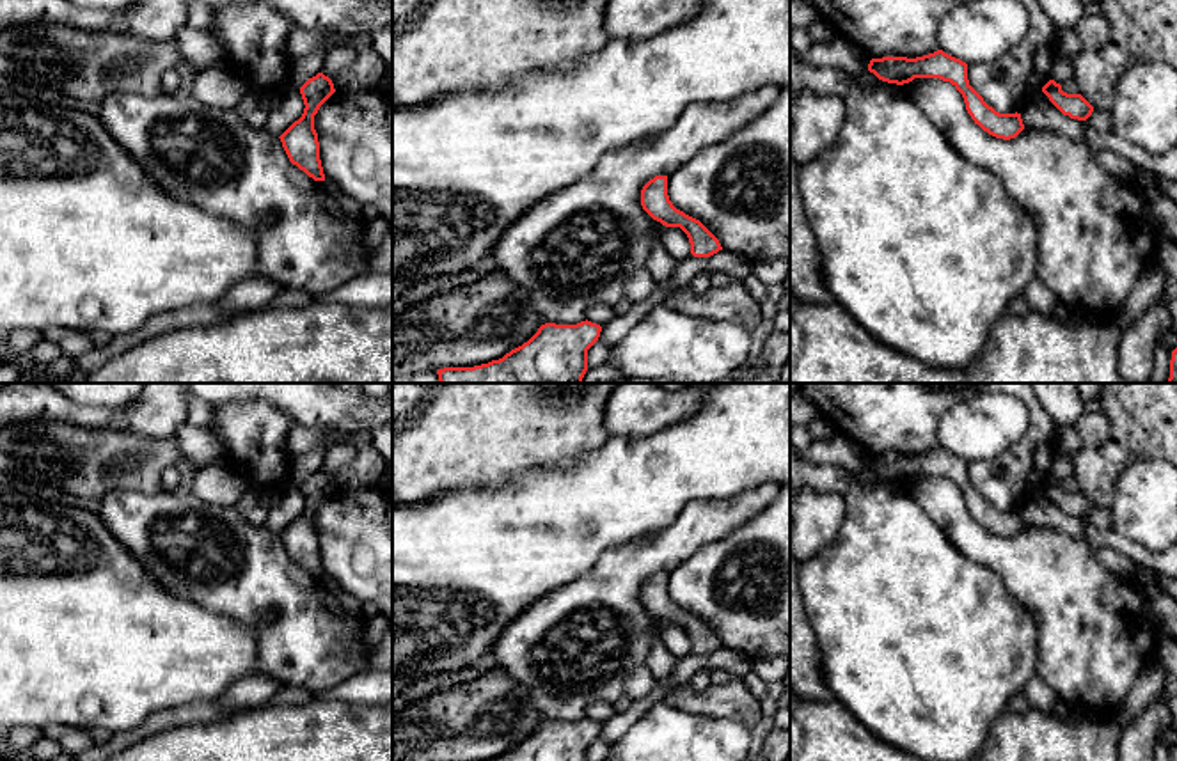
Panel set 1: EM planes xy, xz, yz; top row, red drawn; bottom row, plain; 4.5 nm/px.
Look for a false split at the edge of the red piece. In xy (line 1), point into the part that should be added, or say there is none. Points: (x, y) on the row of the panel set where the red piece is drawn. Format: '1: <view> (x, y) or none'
1: none

